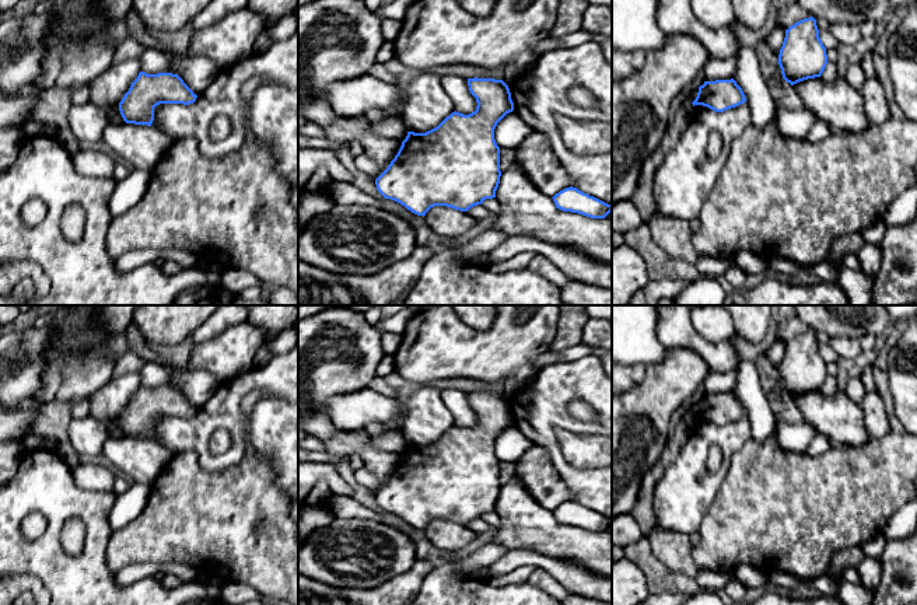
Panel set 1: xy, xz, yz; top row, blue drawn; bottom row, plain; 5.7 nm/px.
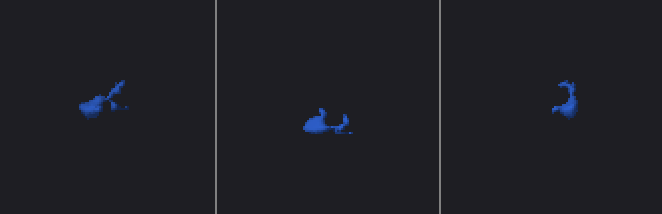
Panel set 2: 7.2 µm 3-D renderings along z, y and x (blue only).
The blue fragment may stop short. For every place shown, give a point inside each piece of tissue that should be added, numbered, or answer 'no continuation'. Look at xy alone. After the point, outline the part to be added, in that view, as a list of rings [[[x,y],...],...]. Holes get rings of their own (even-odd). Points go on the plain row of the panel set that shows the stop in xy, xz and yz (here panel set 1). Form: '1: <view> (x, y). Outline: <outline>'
no continuation

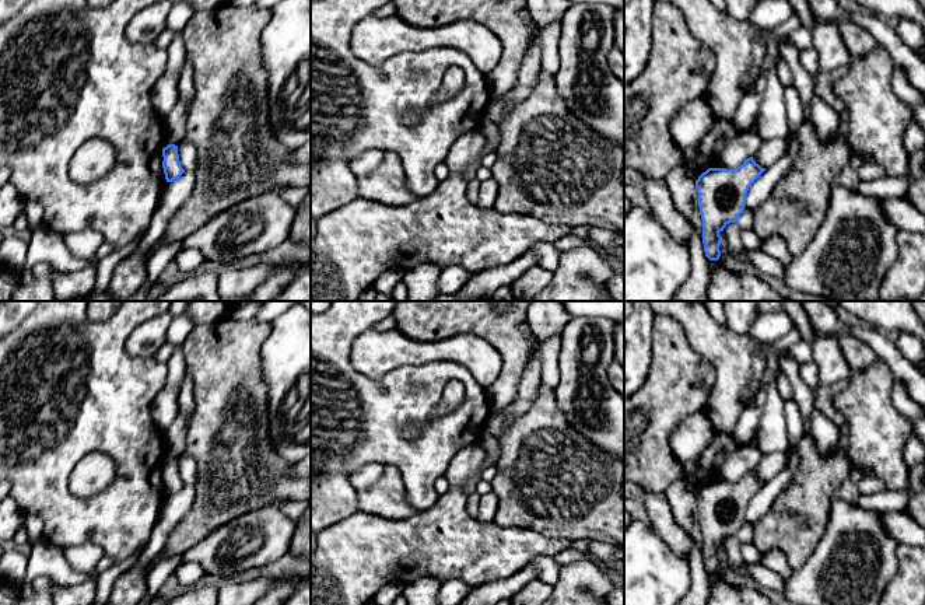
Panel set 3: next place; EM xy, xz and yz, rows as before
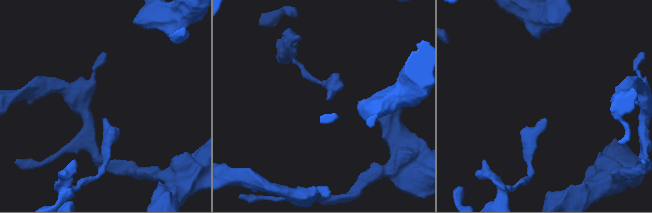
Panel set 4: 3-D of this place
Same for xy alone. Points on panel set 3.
1: xy (175, 437). Outline: [[[179,408],[174,423],[164,433],[164,441],[167,450],[164,461],[167,461],[168,458],[178,459],[179,457],[186,454],[186,436],[188,436],[189,422],[190,419],[183,416]]]

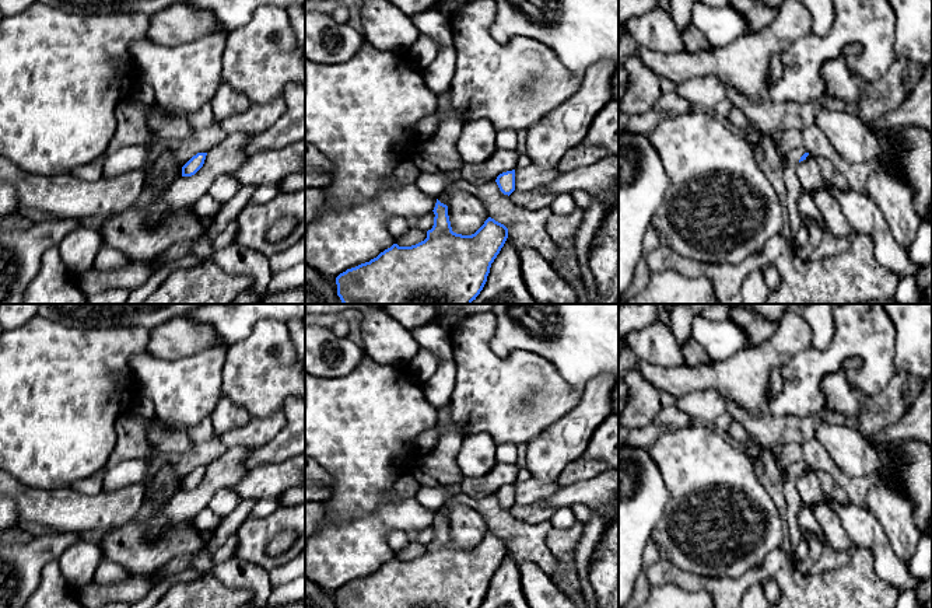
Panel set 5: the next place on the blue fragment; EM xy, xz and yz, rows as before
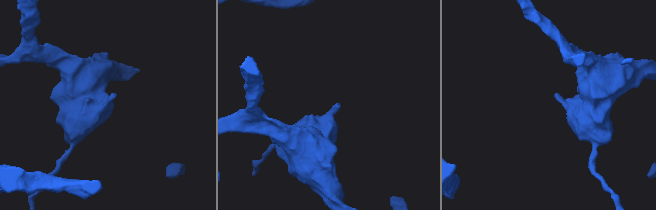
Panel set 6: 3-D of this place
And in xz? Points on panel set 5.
no continuation

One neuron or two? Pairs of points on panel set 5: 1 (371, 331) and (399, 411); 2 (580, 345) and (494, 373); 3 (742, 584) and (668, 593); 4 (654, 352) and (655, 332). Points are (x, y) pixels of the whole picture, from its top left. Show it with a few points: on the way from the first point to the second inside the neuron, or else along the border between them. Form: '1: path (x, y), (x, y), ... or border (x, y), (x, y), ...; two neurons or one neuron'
1: border (365, 353), (379, 363), (402, 366), (405, 369); two neurons
2: border (511, 352), (532, 350), (546, 357), (566, 381); two neurons
3: border (665, 583), (710, 593); two neurons
4: path (655, 348), (655, 336); one neuron

